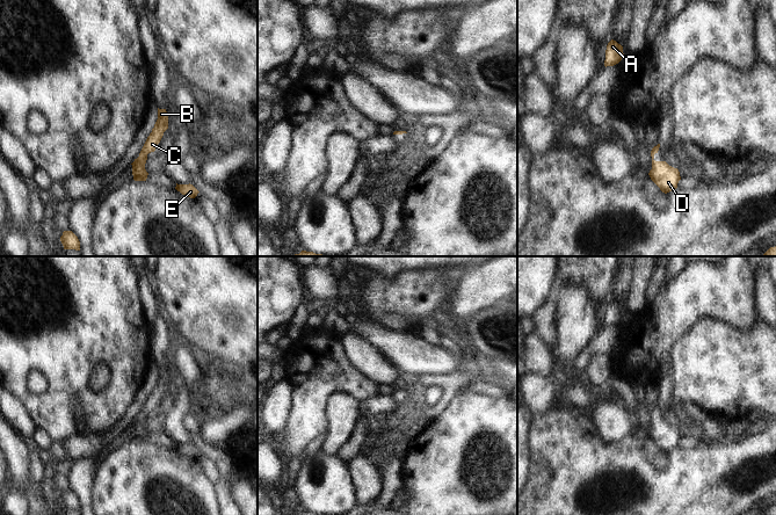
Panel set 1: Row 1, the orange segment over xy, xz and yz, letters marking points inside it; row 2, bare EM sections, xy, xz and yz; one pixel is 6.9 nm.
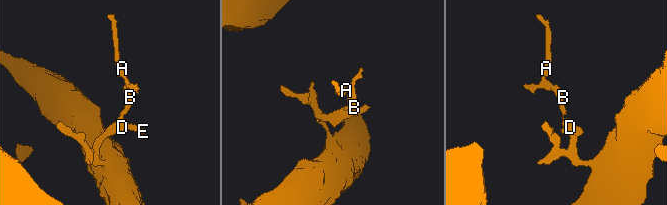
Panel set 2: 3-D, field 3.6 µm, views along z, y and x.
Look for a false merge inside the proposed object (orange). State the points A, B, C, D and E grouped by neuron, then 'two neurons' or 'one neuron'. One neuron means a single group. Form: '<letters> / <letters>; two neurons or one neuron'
A B C D E; one neuron

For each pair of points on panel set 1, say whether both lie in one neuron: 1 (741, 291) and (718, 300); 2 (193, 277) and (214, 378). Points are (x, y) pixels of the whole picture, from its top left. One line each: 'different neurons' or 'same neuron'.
1: same neuron
2: different neurons

